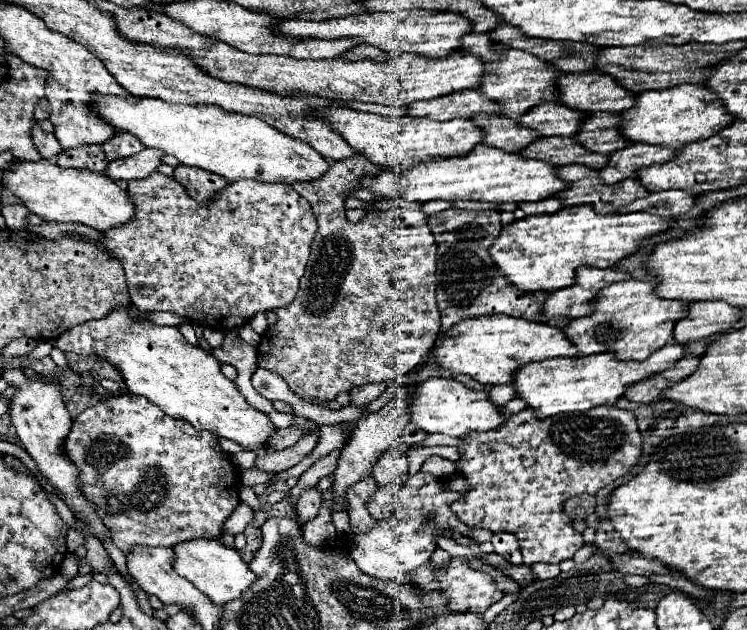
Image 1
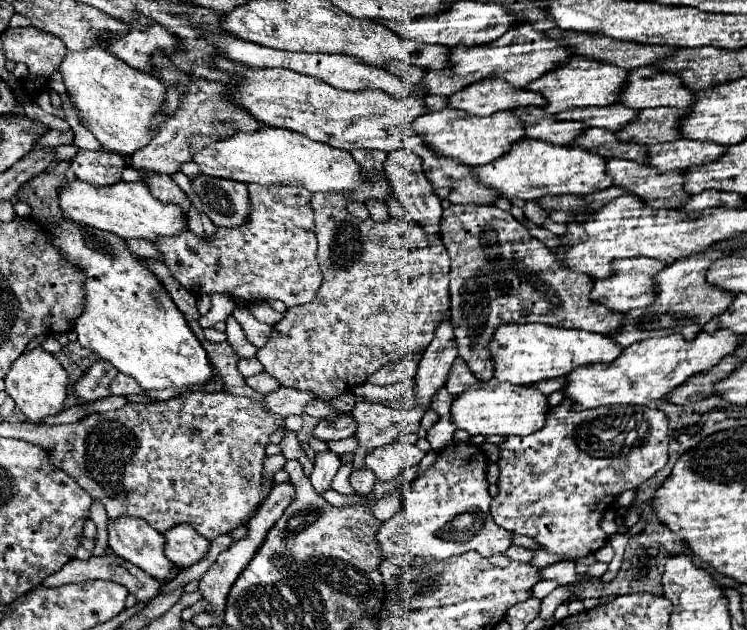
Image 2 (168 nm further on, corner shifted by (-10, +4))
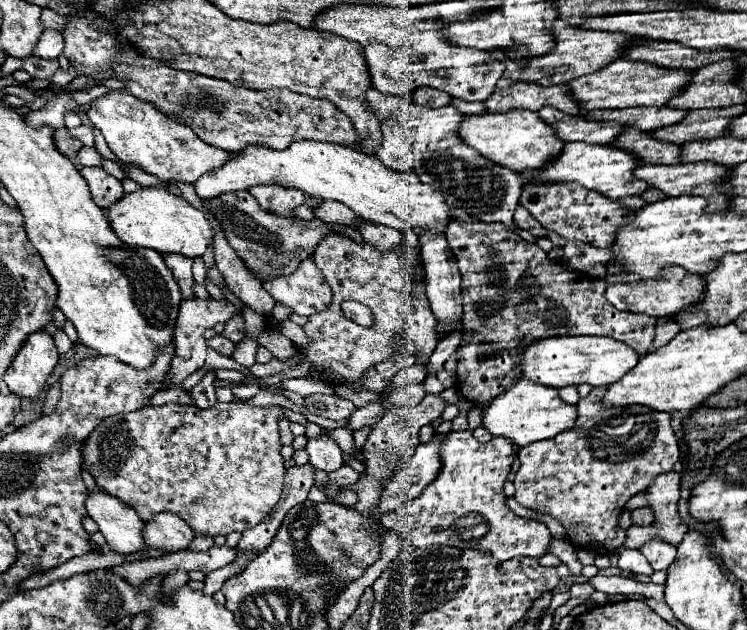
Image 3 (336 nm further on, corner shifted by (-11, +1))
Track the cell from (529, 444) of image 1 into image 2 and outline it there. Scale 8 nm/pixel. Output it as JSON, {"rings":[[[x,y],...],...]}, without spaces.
{"rings":[[[564,399],[558,407],[550,409],[548,413],[548,421],[544,425],[544,429],[540,429],[538,433],[532,433],[530,437],[508,437],[506,443],[500,447],[500,479],[498,479],[498,497],[492,499],[492,517],[496,521],[496,525],[500,525],[502,529],[508,529],[512,533],[520,533],[520,535],[528,535],[532,539],[536,539],[542,549],[550,551],[550,553],[564,553],[568,557],[568,561],[576,561],[580,557],[586,557],[590,553],[596,553],[598,549],[602,549],[608,543],[608,535],[602,531],[600,521],[604,517],[604,511],[610,507],[610,497],[612,503],[616,501],[618,495],[622,495],[628,489],[636,489],[640,487],[646,479],[650,479],[654,473],[658,473],[666,463],[668,463],[668,415],[654,409],[654,407],[642,407],[642,405],[608,405],[608,407],[598,407],[598,409],[586,409],[586,411],[572,411],[572,401]]]}

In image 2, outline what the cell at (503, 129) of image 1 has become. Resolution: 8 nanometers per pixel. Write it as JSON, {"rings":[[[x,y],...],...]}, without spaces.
{"rings":[[[552,115],[552,121],[540,121],[538,125],[526,125],[526,135],[530,139],[554,143],[554,145],[572,145],[588,127],[576,121],[558,121]]]}

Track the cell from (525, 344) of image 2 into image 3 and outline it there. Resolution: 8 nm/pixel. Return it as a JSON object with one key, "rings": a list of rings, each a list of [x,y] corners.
{"rings":[[[555,336],[529,344],[527,348],[523,348],[523,352],[519,352],[519,358],[523,380],[563,388],[569,384],[609,386],[617,382],[623,372],[629,372],[637,364],[639,354],[627,344],[609,336]]]}

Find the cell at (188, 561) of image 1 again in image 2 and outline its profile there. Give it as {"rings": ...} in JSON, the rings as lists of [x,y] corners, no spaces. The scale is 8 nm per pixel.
{"rings":[[[182,523],[182,525],[176,525],[174,529],[168,529],[164,533],[164,539],[166,539],[166,557],[176,563],[176,565],[182,565],[182,567],[190,567],[194,563],[198,563],[206,551],[208,551],[208,541],[196,533],[194,527]]]}

